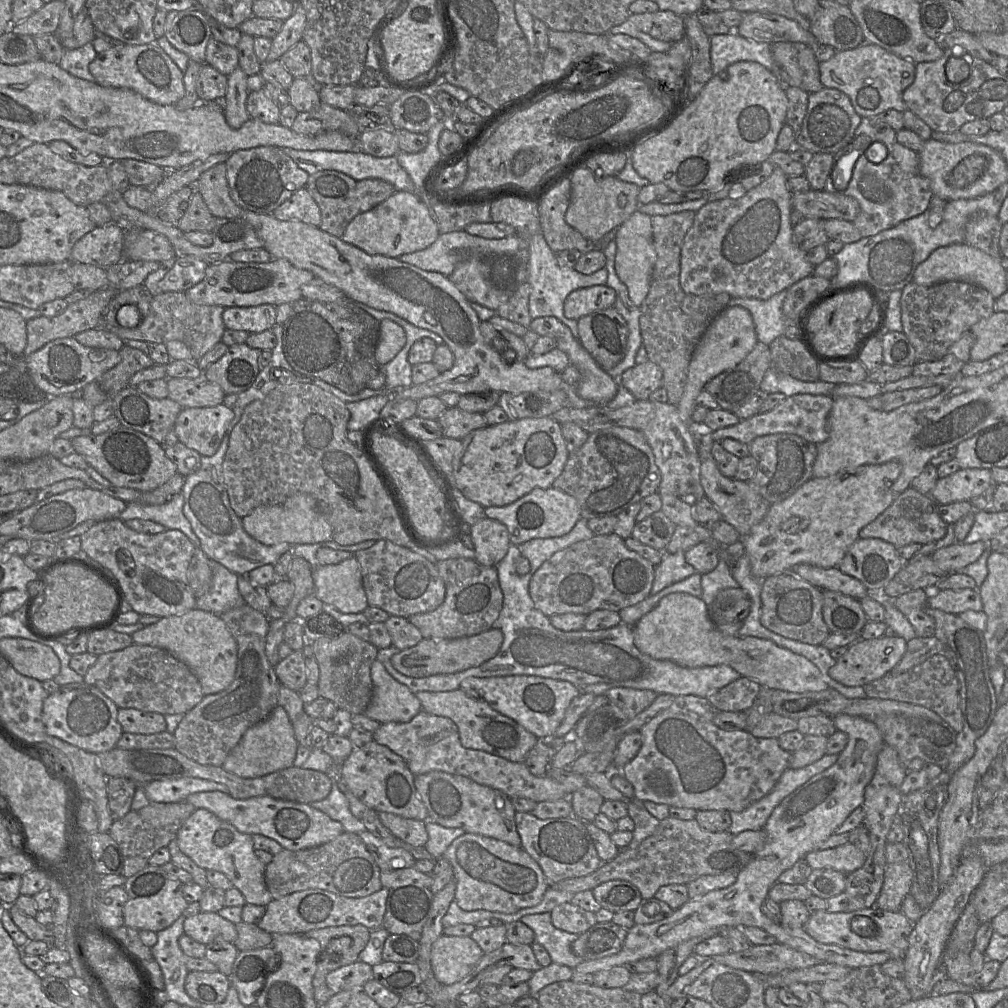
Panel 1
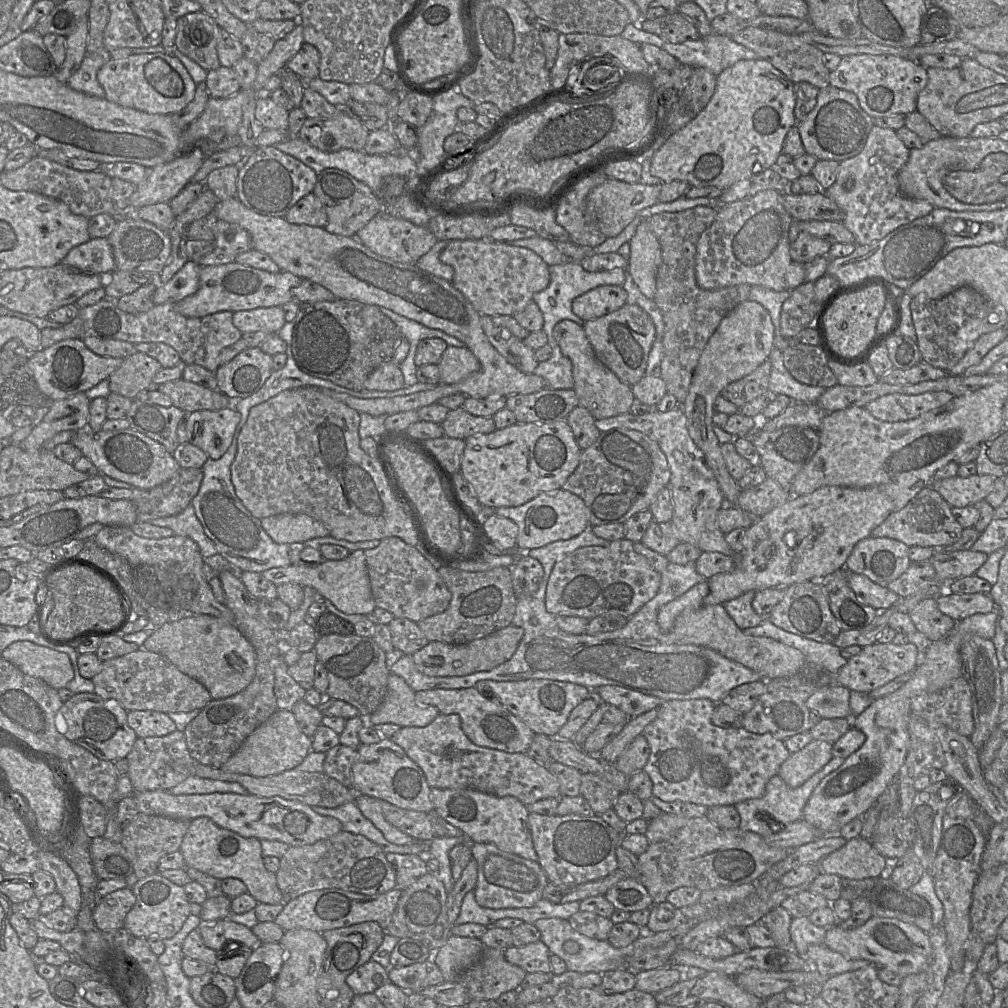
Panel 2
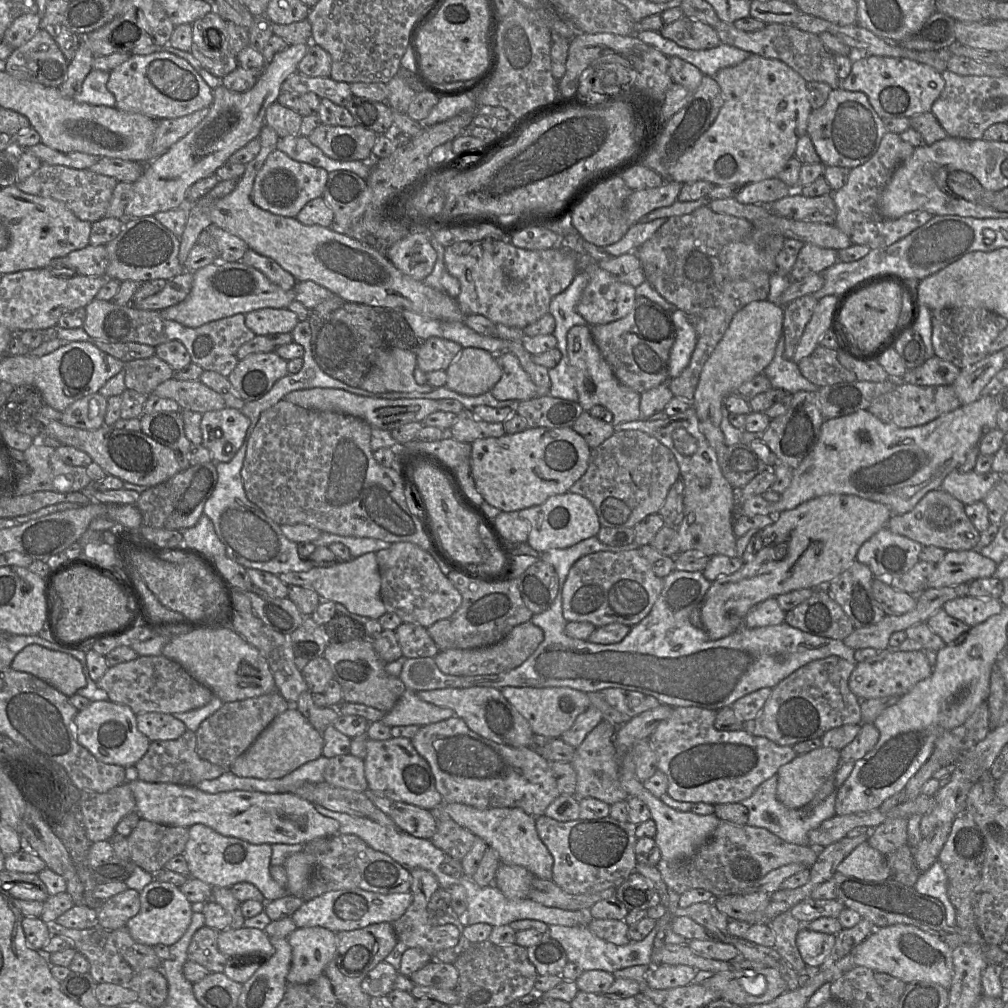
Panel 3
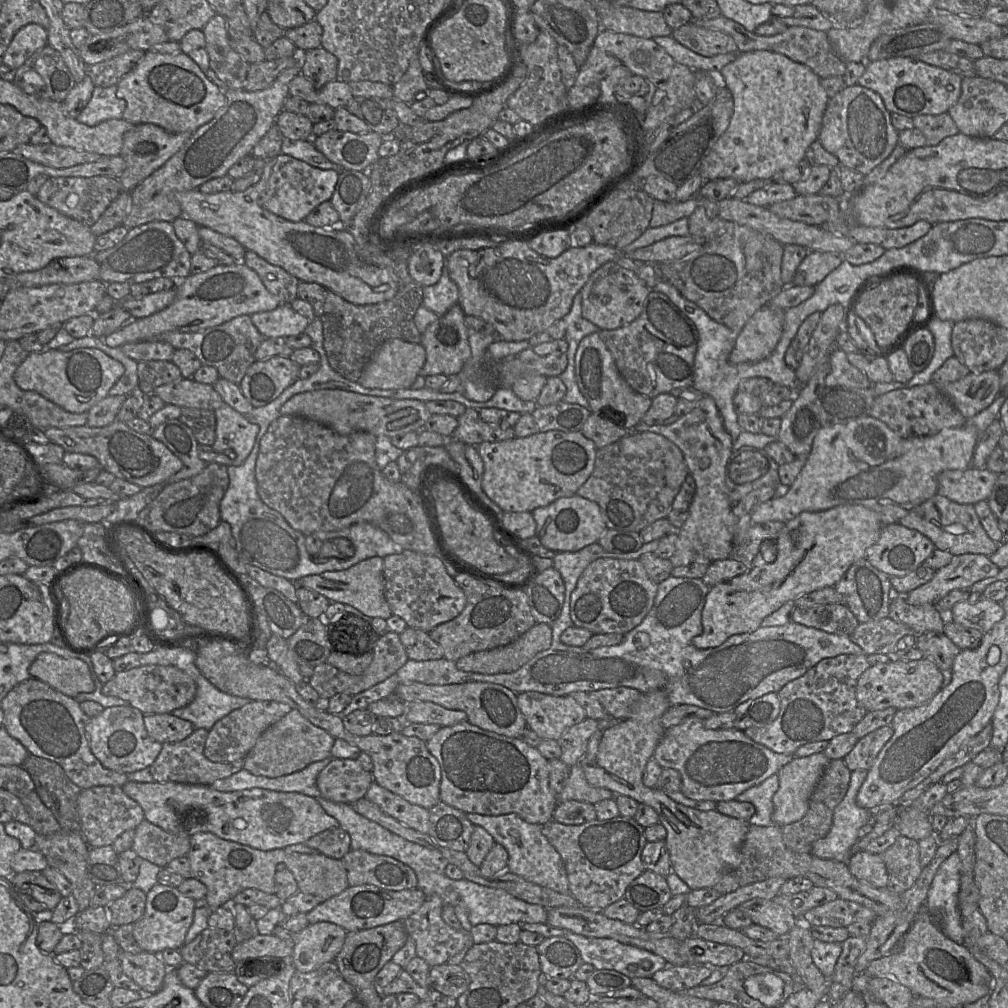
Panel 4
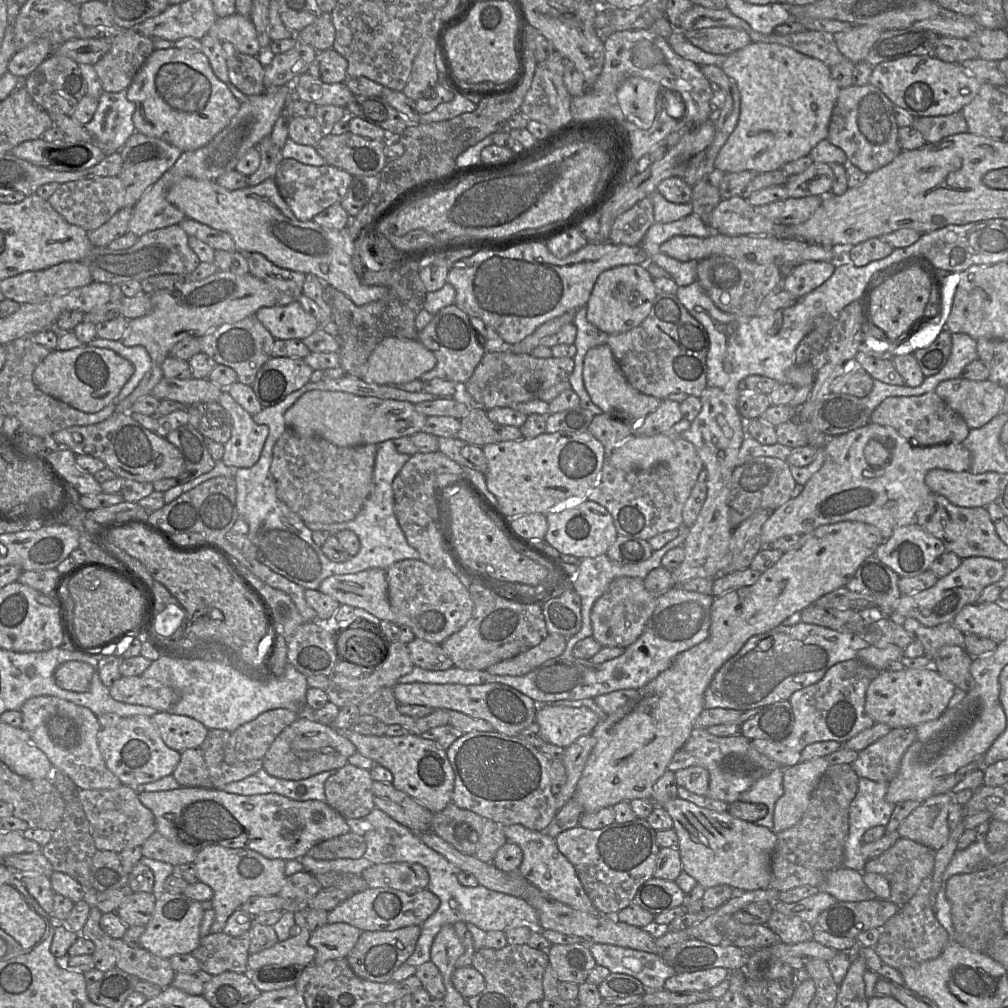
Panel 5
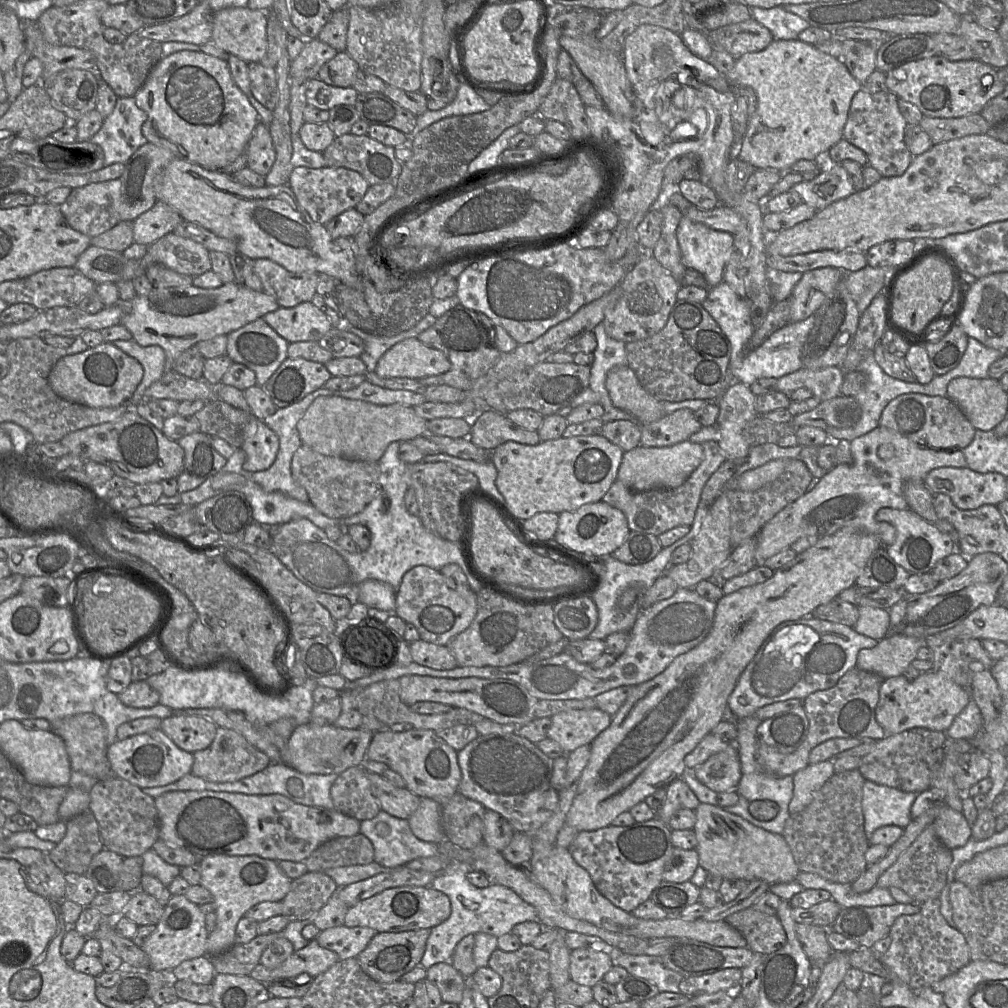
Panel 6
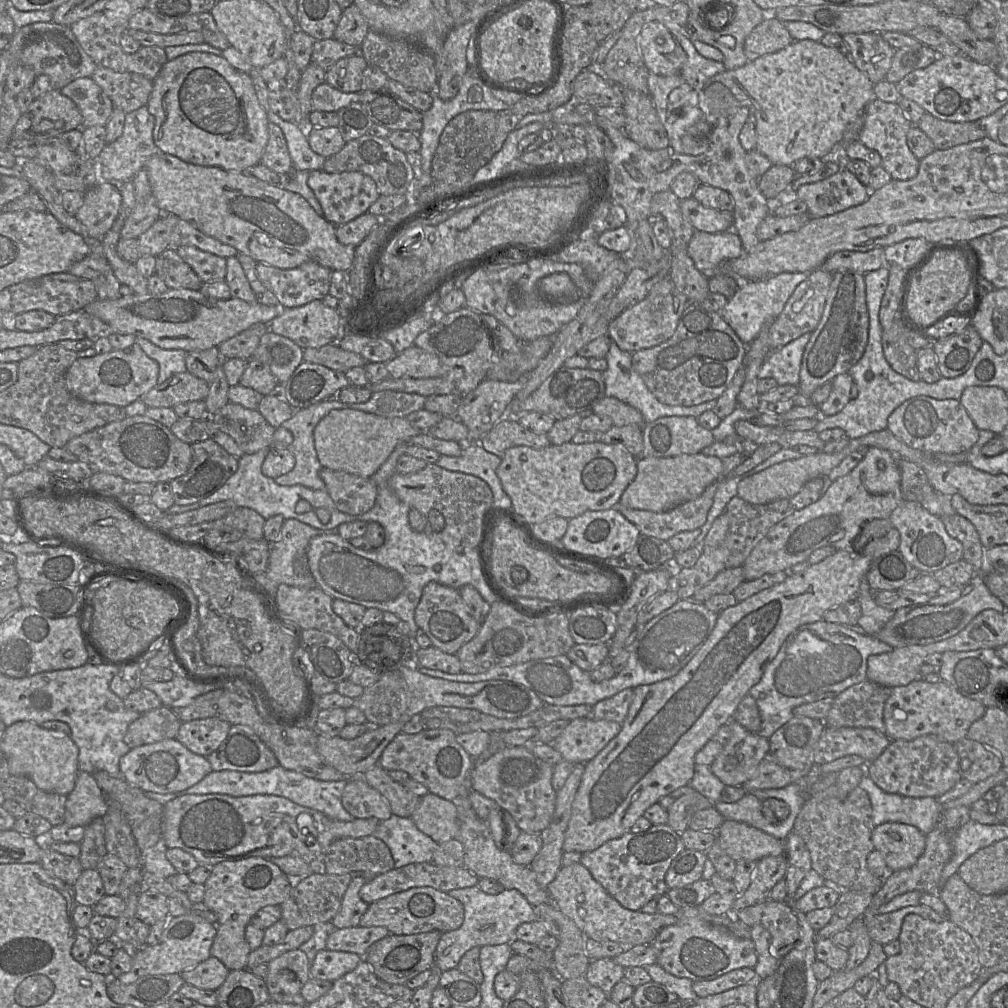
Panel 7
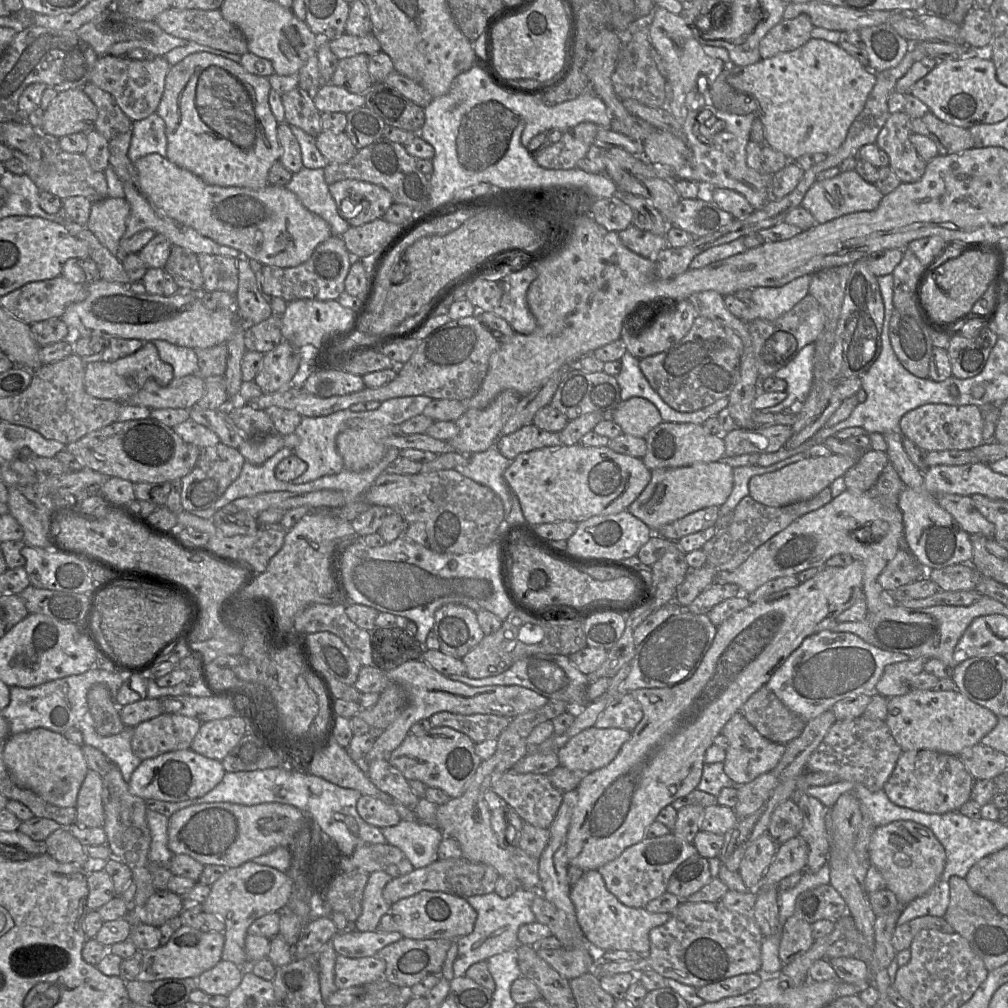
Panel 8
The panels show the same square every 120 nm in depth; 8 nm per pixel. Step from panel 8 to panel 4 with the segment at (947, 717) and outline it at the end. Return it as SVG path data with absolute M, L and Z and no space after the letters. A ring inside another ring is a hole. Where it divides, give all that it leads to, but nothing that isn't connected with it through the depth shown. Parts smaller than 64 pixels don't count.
M892 658L888 663L871 665L858 678L856 698L866 711L883 710L893 707L896 710L909 709L929 702L943 687L943 675L938 667L928 658L899 661Z

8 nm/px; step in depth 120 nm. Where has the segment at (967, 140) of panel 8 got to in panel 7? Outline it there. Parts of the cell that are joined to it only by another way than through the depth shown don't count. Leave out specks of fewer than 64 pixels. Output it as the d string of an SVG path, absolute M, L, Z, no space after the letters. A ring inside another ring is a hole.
M925 113L916 126L926 133L936 149L945 150L986 137L978 121L950 122Z

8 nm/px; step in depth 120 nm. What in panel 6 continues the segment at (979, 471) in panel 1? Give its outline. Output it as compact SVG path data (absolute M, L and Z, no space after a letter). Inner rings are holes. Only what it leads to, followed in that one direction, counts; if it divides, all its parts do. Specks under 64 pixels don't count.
M940 467L925 477L925 485L935 494L948 495L961 510L998 505L1007 497L1007 478L997 472L980 473L969 467Z

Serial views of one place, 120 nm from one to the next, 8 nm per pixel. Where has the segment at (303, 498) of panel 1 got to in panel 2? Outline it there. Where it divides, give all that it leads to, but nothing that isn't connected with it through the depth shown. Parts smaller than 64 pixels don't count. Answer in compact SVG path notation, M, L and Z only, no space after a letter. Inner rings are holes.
M278 514L260 521L266 533L278 544L303 543L330 535L321 522L307 514Z

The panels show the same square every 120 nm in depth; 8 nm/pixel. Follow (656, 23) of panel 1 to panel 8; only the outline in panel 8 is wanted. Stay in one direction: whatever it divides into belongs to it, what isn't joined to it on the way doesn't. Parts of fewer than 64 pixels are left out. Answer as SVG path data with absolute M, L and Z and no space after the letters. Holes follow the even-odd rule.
M807 16L781 20L761 40L759 44L761 58L771 58L779 53L801 47L812 38L813 28L814 26Z

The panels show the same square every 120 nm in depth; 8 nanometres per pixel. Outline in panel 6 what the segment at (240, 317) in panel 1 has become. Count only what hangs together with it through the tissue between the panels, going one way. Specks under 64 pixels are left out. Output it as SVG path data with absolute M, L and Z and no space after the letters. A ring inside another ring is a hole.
M303 302L291 308L279 307L266 313L263 320L288 343L318 342L333 327L330 318L311 302Z

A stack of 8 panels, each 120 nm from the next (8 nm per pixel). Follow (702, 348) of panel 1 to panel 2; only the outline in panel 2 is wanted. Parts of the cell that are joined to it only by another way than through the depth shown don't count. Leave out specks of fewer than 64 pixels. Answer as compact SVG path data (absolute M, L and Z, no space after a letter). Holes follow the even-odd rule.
M752 300L739 303L723 318L707 342L693 372L687 397L681 405L687 418L689 435L703 451L706 463L719 483L726 504L735 504L742 489L727 470L721 444L713 430L713 417L716 412L714 403L728 384L752 373L769 358L774 348L774 338L775 328L765 307Z

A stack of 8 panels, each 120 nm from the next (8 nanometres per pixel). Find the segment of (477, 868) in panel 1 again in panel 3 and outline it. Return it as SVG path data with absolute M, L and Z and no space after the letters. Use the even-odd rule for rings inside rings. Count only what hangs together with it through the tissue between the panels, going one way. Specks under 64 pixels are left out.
M500 863L493 884L508 899L525 899L528 898L534 877L522 866Z

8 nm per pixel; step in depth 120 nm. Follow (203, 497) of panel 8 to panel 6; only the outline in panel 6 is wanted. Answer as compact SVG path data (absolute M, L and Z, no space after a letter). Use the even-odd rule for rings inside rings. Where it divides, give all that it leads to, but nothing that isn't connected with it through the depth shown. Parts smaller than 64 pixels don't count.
M202 432L186 435L176 441L184 450L184 468L176 477L162 480L163 495L175 496L193 490L217 474L227 463Z

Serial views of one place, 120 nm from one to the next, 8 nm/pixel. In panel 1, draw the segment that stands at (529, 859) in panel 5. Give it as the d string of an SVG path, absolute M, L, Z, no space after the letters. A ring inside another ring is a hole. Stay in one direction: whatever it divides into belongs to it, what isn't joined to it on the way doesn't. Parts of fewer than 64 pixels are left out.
M437 770L415 775L414 784L432 821L444 827L461 828L467 833L495 838L522 848L515 823L516 810L505 793L478 784L465 776Z

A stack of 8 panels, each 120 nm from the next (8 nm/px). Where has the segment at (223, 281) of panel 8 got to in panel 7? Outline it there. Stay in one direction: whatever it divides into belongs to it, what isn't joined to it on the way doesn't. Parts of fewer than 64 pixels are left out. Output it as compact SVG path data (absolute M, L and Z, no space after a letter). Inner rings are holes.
M180 246L176 252L203 283L225 281L226 258L202 251L194 246Z

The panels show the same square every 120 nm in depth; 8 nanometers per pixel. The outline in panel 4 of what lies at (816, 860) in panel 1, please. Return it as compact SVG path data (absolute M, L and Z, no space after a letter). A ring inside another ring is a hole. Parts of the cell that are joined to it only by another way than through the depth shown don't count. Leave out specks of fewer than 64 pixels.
M858 851L850 857L847 867L856 878L874 887L883 888L888 885L888 873L878 854Z

